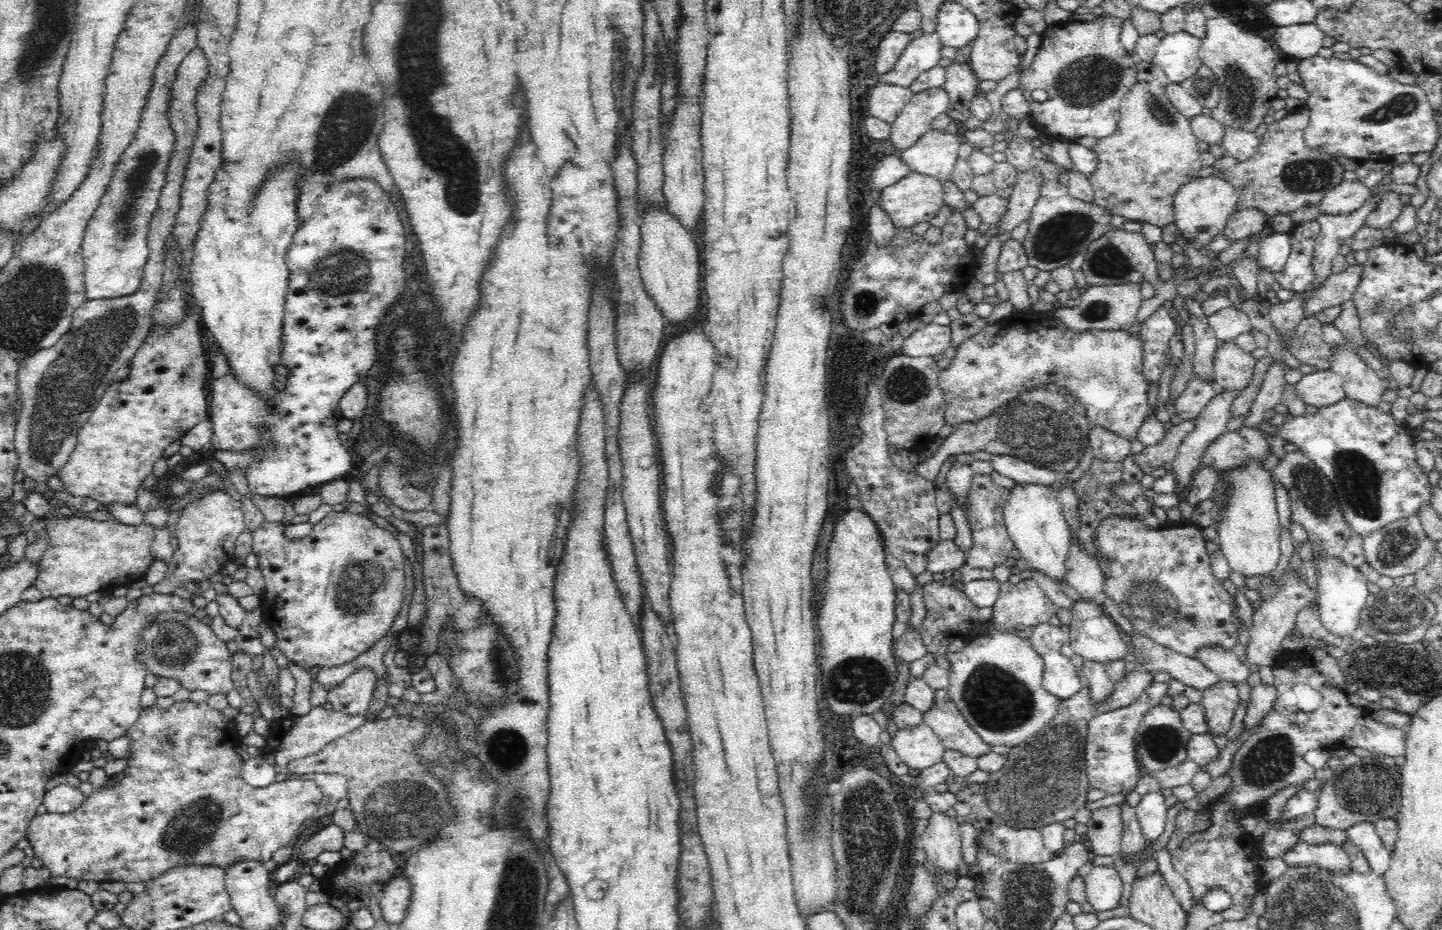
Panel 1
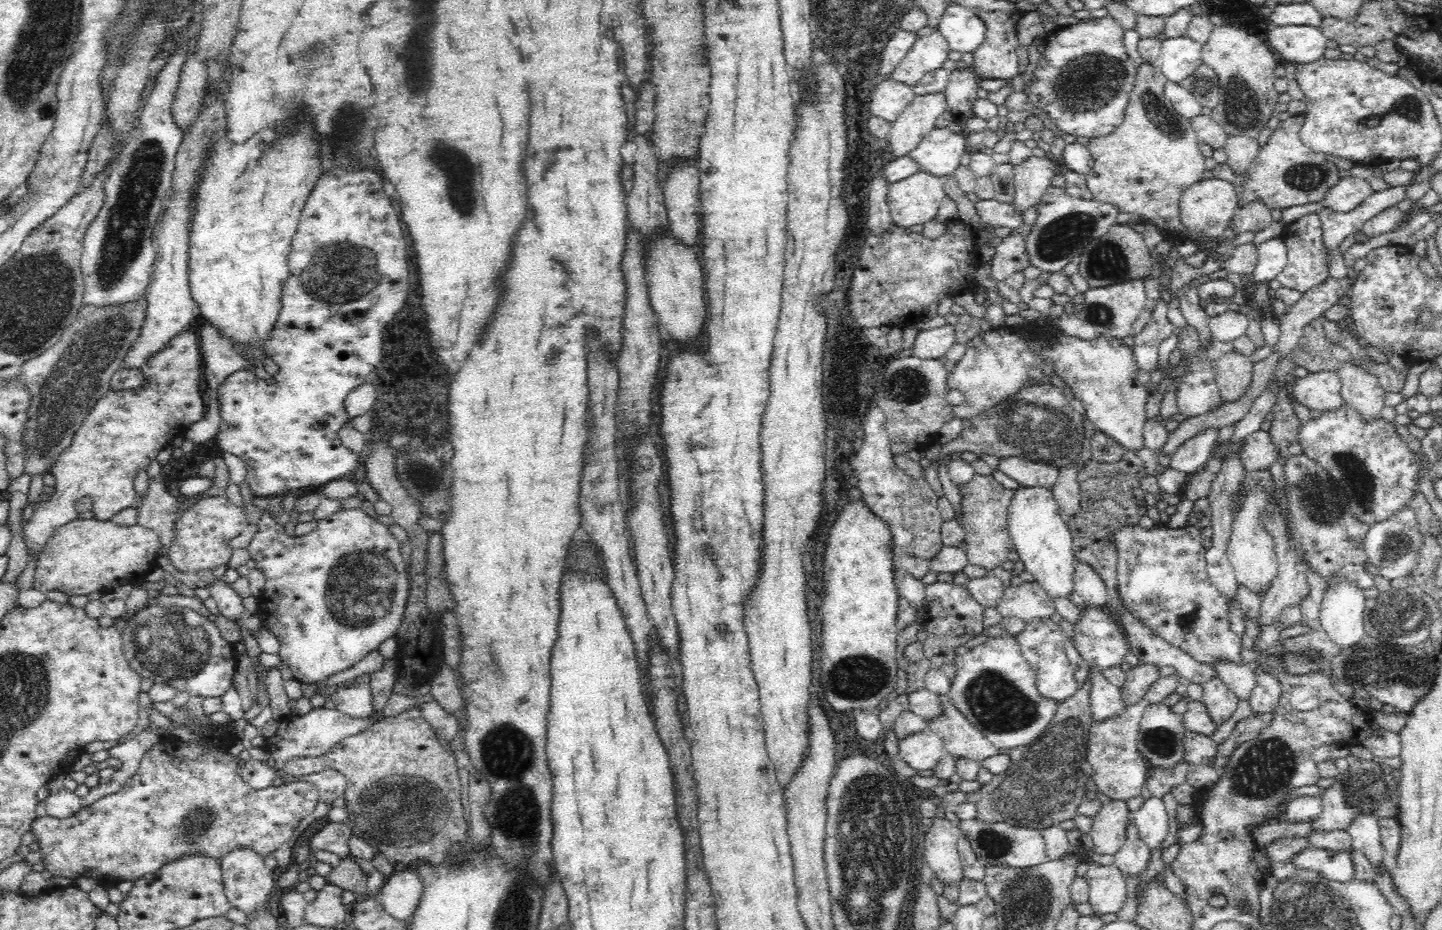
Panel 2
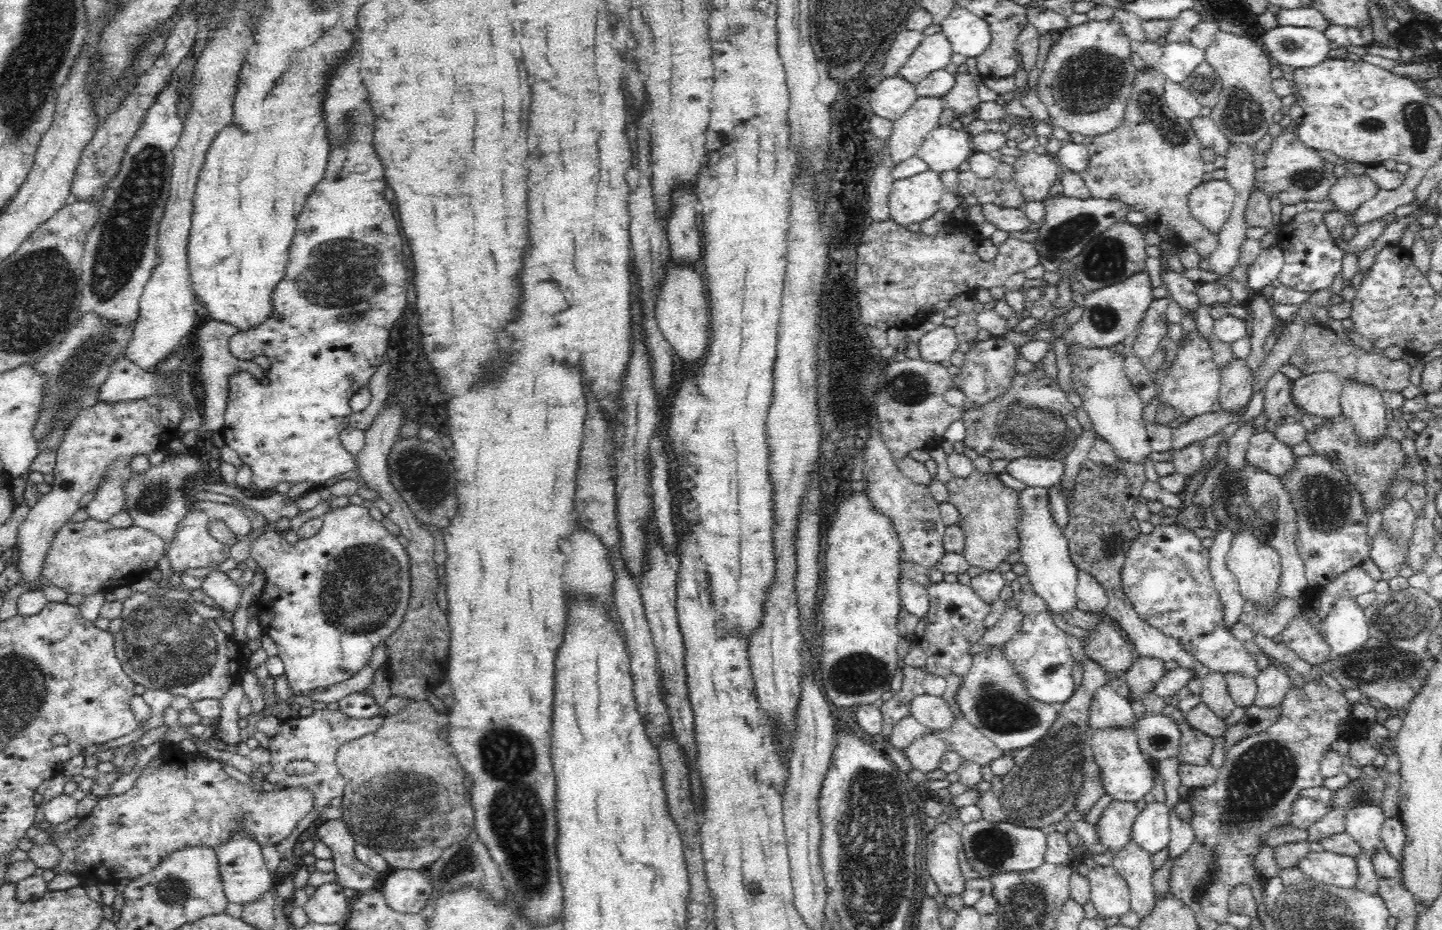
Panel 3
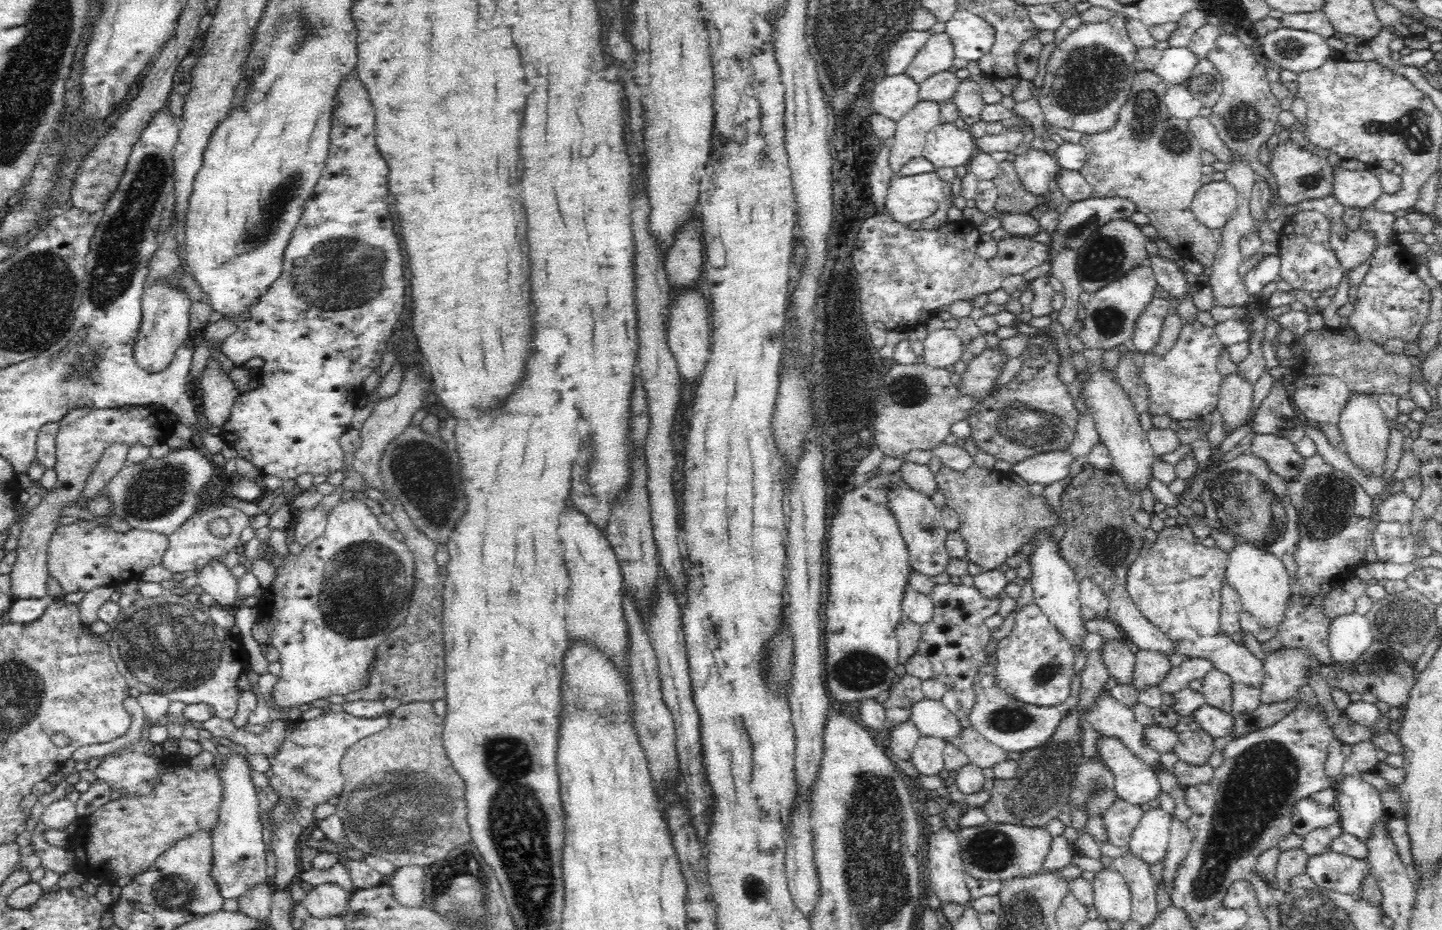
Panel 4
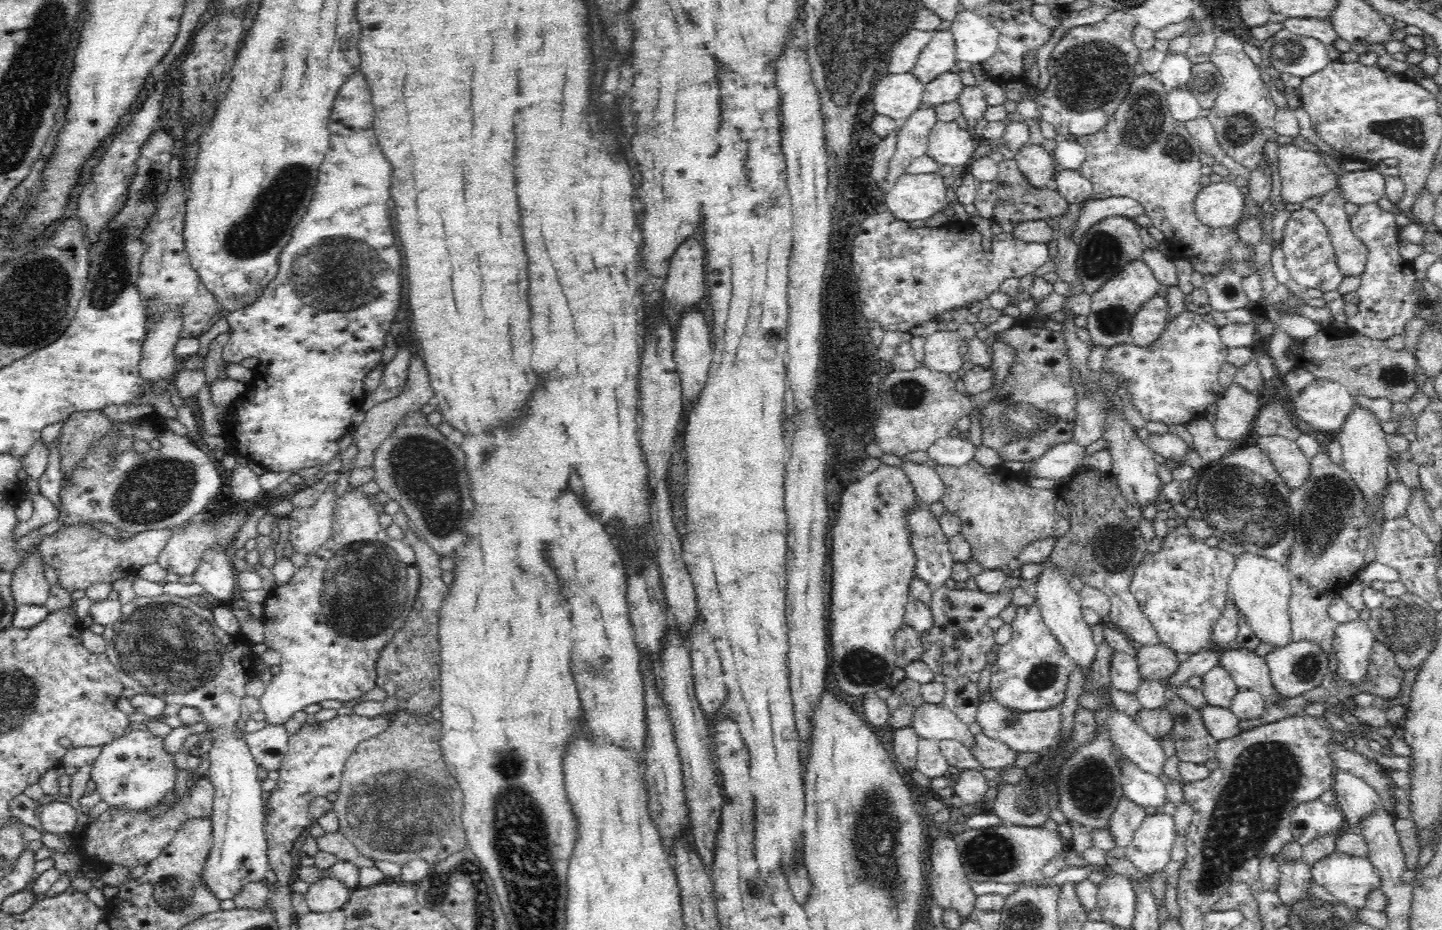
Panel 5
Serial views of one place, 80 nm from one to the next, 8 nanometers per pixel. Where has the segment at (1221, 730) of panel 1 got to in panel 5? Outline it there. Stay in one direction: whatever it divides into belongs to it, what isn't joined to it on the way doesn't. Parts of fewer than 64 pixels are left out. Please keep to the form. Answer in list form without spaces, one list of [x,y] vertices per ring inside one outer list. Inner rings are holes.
[[[1217,665],[1202,678],[1201,691],[1205,696],[1206,705],[1230,709],[1232,699],[1239,691],[1230,673],[1223,667],[1220,667],[1220,665]]]

